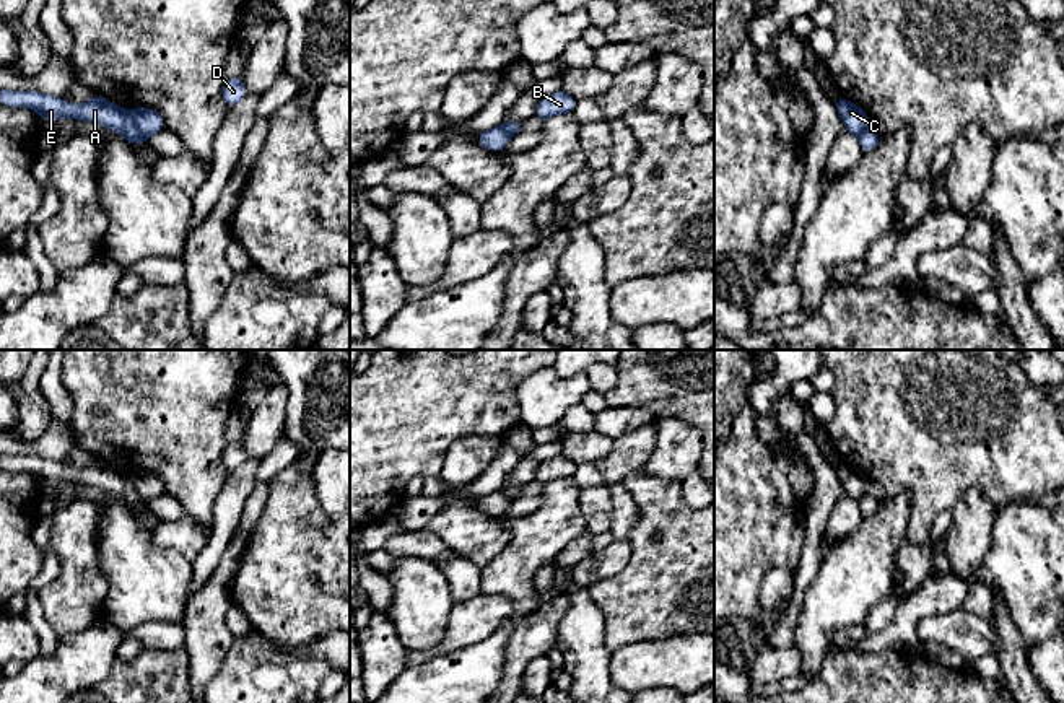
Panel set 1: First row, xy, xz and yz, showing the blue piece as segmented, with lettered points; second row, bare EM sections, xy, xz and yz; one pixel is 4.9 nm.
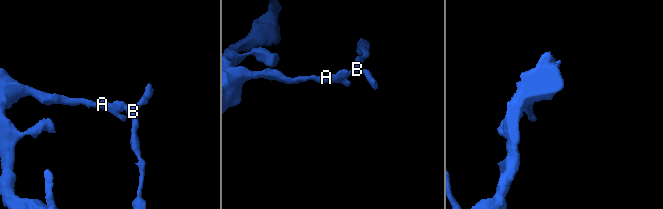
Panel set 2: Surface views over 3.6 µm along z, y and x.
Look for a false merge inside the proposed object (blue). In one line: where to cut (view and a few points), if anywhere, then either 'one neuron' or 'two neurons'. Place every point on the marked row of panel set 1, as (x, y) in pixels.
xy (127, 111), (134, 126), (148, 139) | two neurons

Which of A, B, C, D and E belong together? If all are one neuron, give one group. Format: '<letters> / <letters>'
A E / B C D

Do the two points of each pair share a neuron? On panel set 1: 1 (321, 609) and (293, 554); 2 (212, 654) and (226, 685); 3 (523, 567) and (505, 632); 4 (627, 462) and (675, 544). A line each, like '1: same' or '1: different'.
1: same
2: different
3: same
4: different

